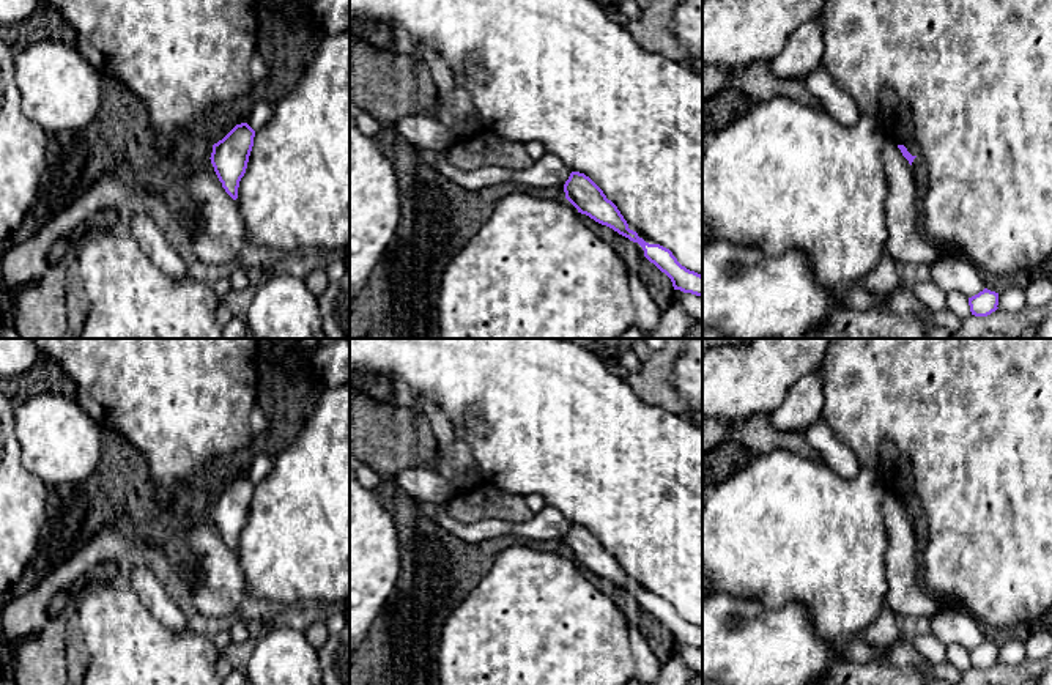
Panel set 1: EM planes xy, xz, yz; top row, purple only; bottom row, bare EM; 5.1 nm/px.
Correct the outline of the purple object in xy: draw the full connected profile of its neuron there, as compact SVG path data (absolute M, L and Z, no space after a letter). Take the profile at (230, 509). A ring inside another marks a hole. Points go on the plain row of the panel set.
M241 476L213 498L211 517L222 540L233 553L238 551L239 534L247 521L254 490L255 483L247 476Z

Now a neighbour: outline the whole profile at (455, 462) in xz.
M454 433L454 442L447 450L436 449L433 458L425 468L444 477L455 493L460 493L463 476L469 472L480 474L471 446L458 433Z

